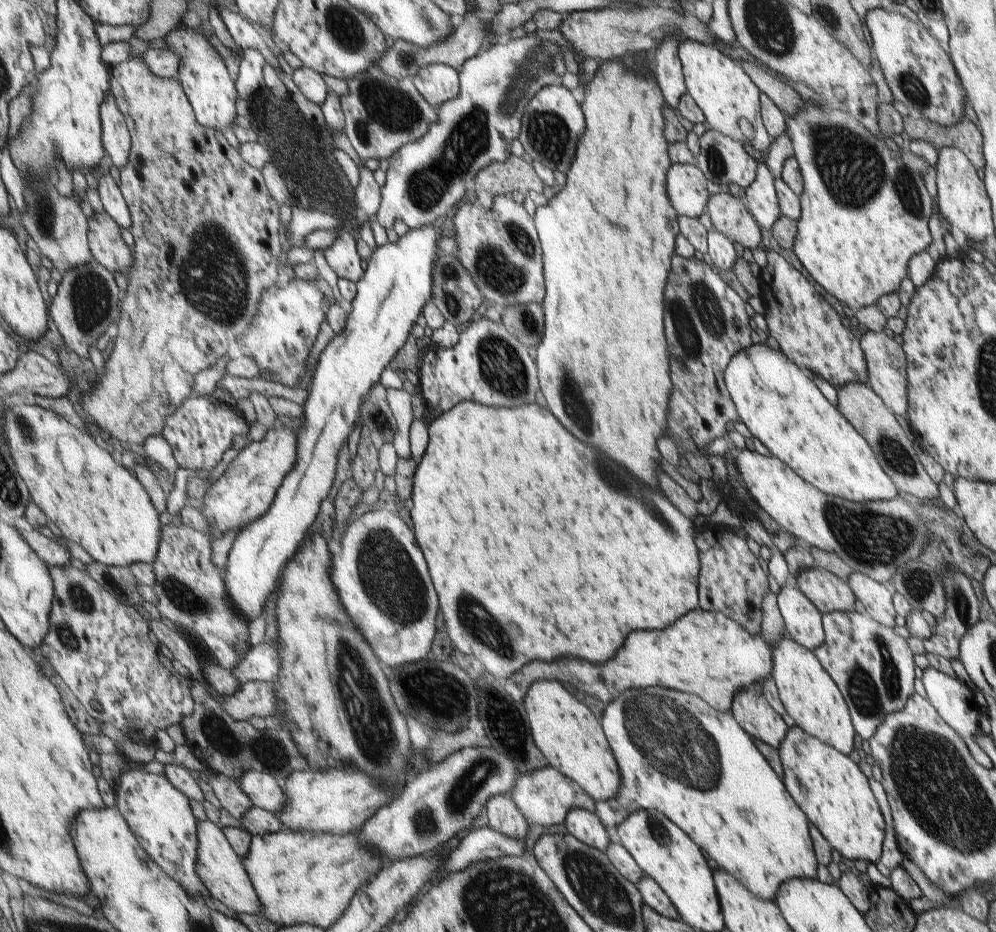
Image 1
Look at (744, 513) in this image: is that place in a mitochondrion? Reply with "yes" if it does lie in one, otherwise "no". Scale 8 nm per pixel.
no

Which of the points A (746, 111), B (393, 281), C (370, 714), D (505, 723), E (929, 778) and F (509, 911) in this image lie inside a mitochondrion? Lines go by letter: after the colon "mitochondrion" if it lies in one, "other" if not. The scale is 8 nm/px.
A: other
B: other
C: mitochondrion
D: mitochondrion
E: mitochondrion
F: mitochondrion

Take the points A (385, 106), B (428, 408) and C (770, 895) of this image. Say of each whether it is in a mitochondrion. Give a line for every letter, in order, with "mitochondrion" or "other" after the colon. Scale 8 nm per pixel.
A: mitochondrion
B: other
C: other

